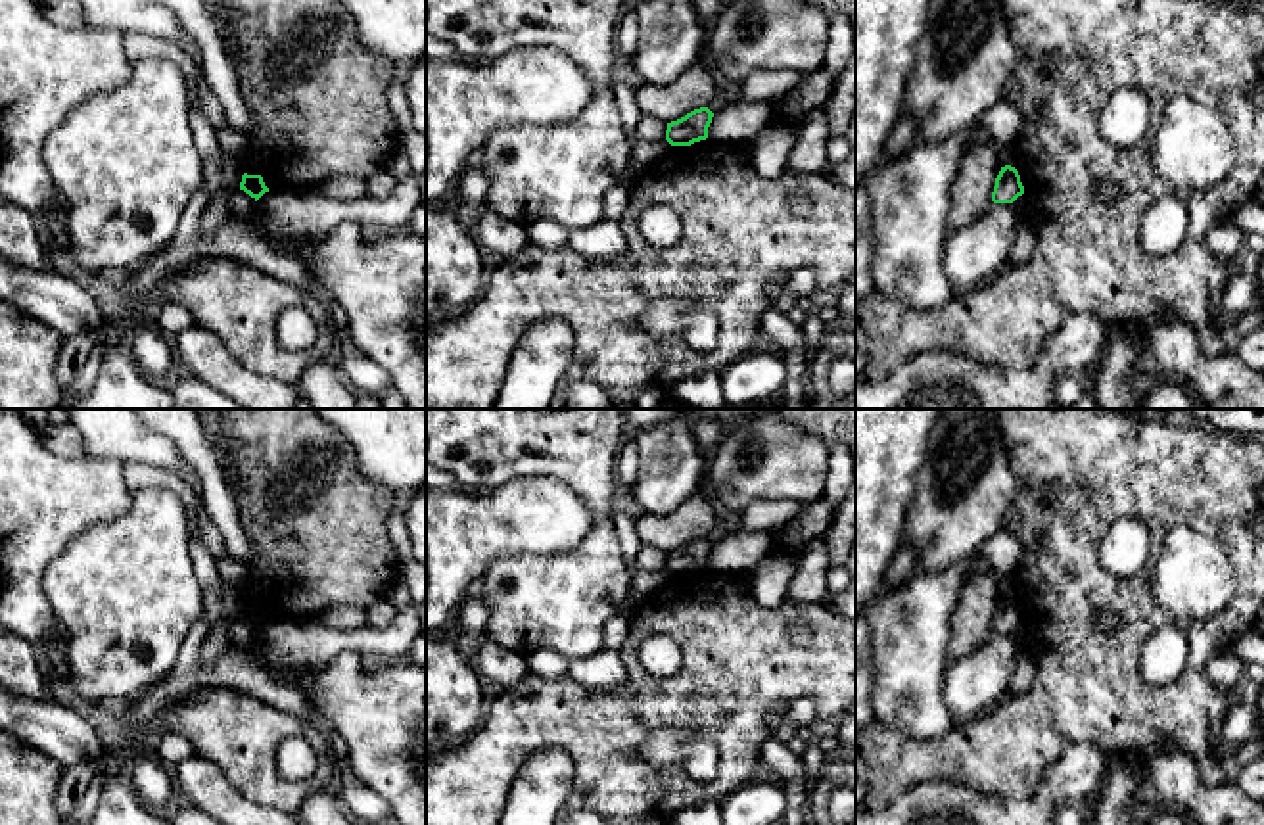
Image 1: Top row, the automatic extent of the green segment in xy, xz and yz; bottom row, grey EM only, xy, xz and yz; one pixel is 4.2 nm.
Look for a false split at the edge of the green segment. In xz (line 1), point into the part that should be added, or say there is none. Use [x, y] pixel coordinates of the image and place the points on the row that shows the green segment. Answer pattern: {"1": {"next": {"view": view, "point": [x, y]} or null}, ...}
{"1": {"next": null}}

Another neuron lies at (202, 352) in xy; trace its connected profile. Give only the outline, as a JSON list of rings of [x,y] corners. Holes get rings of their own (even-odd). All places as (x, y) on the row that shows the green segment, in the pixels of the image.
[[[192,324],[171,340],[175,357],[201,384],[244,409],[292,409],[299,399],[295,384],[257,374],[244,366],[211,330]]]

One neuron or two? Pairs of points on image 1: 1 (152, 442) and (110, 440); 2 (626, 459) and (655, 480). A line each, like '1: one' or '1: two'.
1: one
2: two

